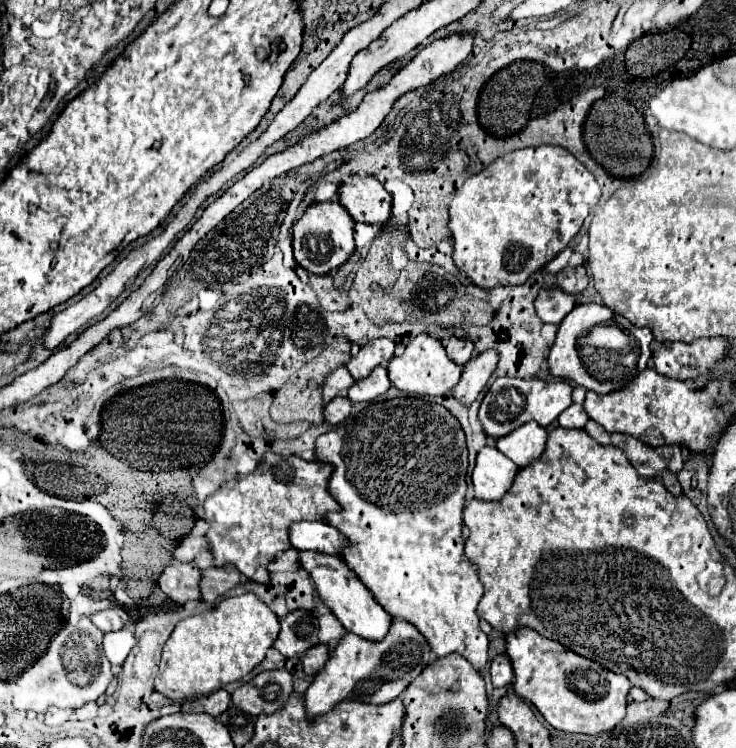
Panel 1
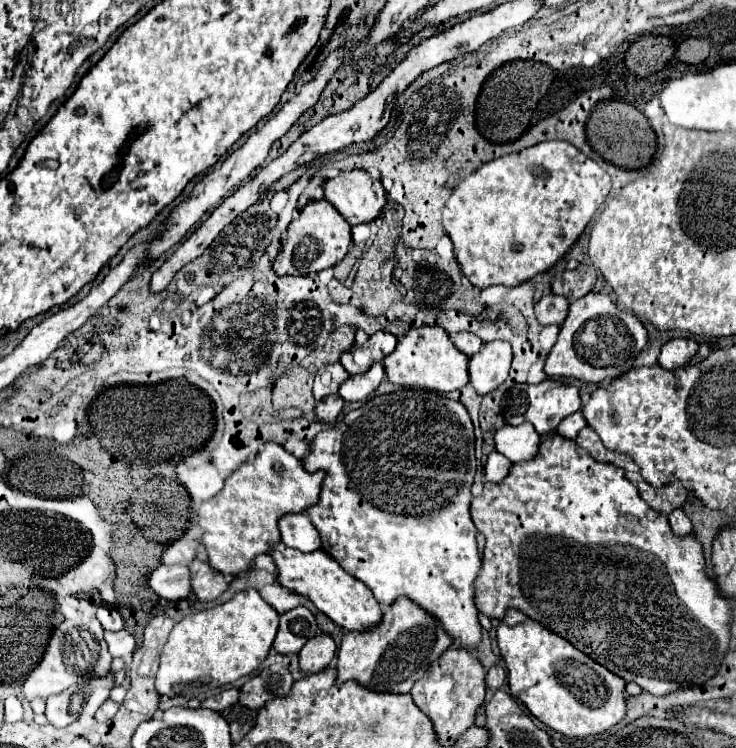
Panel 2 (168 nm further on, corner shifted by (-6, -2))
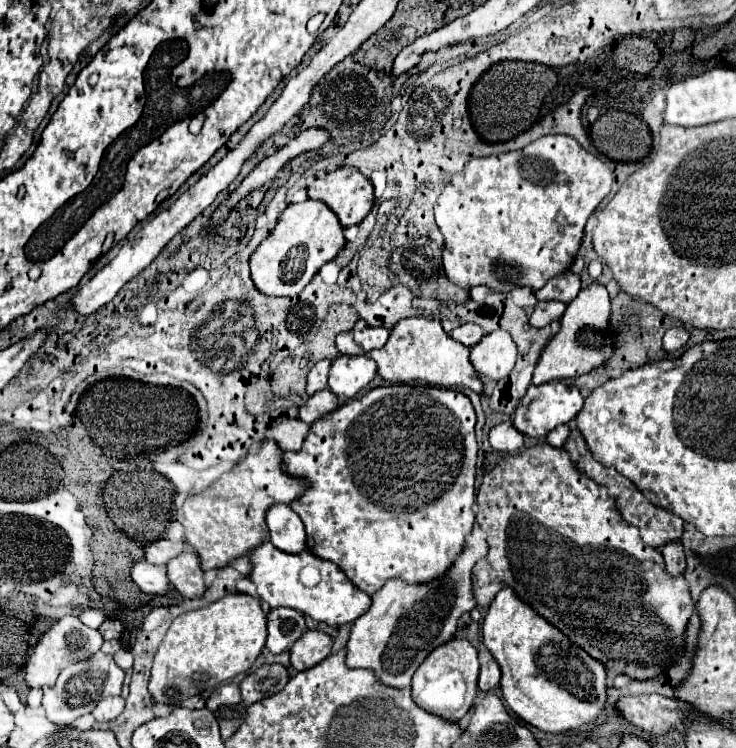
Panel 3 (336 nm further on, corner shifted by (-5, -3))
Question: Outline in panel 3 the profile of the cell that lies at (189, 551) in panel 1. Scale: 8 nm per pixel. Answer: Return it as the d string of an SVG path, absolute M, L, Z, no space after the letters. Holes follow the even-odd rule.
M161 538L145 548L145 558L151 564L167 564L171 558L175 558L175 554L181 554L183 548L183 542L171 542L167 538Z

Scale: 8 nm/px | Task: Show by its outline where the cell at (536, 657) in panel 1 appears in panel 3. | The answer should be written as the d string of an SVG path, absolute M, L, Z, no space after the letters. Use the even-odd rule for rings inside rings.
M503 586L483 618L483 644L501 668L503 700L515 716L543 732L567 732L593 722L605 706L605 668L529 604Z

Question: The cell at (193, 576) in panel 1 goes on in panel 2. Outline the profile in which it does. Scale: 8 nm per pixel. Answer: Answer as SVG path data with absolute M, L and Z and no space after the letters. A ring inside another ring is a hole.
M160 565L148 575L148 585L156 595L168 601L188 599L190 585L190 569L184 565Z

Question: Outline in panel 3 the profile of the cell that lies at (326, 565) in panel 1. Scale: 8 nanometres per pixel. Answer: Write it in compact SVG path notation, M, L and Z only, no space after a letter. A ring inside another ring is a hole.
M265 542L249 554L249 562L251 572L247 578L255 584L259 598L271 608L287 606L311 616L317 622L341 626L357 620L371 606L369 594L353 586L353 582L339 570L339 566L313 556L307 550L301 554L287 554L277 550L271 542Z

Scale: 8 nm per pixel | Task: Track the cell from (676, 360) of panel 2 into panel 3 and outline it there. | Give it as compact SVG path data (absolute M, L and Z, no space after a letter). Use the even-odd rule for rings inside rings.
M673 326L665 332L665 338L663 338L663 350L667 352L675 352L679 348L683 348L689 340L689 332L681 326Z

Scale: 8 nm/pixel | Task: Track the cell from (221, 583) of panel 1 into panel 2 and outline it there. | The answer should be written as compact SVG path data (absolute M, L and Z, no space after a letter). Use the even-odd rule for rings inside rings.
M196 559L190 565L190 573L192 589L198 601L216 601L228 589L228 579L220 571L214 571L208 563Z

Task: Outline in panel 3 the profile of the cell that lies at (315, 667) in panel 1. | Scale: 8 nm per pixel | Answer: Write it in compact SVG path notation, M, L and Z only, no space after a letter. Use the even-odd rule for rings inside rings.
M307 630L307 634L303 634L299 642L295 642L289 650L291 666L295 670L307 670L315 666L331 654L331 644L331 636L327 636L325 632Z

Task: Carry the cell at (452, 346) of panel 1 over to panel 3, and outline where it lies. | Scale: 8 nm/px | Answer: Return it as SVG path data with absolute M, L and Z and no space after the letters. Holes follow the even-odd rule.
M463 324L463 326L455 328L455 330L451 332L451 336L453 336L457 342L461 342L463 346L473 348L473 346L485 336L485 332L483 332L481 326L475 326L475 324Z

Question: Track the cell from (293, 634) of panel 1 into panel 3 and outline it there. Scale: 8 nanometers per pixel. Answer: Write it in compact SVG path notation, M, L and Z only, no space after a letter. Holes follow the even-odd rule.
M273 608L267 614L267 642L265 646L271 654L281 654L299 640L299 636L307 630L303 614L291 608Z

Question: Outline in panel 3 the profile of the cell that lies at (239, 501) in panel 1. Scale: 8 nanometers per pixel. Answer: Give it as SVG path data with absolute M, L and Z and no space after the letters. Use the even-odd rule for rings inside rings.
M265 440L259 448L257 454L247 454L239 464L235 464L229 472L221 474L207 490L187 498L179 510L179 522L185 528L185 540L197 550L199 562L203 566L203 570L209 568L223 568L227 566L233 558L239 556L247 556L255 546L263 544L265 540L269 540L267 534L267 526L265 526L265 510L269 510L269 506L281 502L281 504L289 504L295 498L299 498L303 494L303 490L307 490L307 484L299 478L291 478L287 474L283 474L281 468L281 458L283 452L279 450L275 440Z

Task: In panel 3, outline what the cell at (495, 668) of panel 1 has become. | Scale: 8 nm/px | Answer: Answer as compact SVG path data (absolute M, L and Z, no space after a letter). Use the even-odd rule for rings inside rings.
M491 660L491 662L487 662L487 664L481 666L479 682L477 682L479 690L489 692L489 690L493 690L499 684L499 680L501 680L501 670L499 670L499 666L497 666L495 660Z

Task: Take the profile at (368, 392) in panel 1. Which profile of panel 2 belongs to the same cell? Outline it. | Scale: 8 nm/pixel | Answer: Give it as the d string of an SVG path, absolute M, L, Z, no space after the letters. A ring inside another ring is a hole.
M376 363L370 367L368 373L352 375L348 381L344 381L340 385L340 397L344 397L344 401L364 401L380 387L384 375L384 365Z

